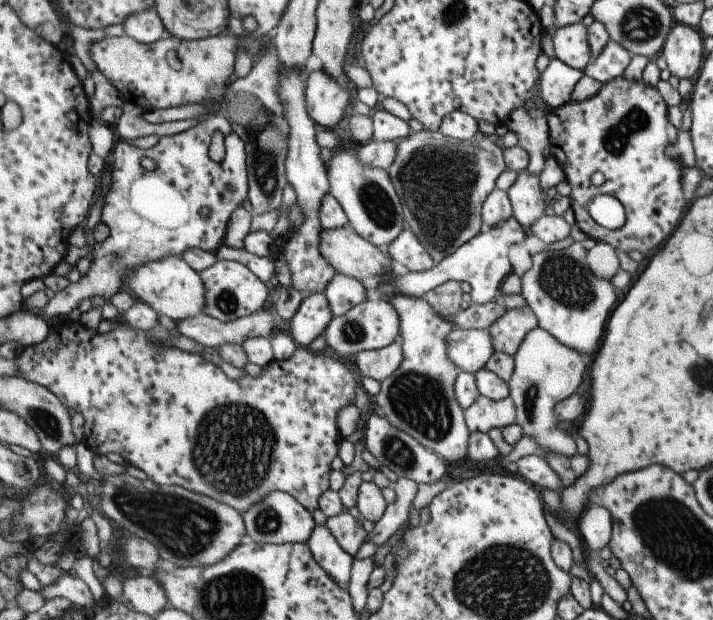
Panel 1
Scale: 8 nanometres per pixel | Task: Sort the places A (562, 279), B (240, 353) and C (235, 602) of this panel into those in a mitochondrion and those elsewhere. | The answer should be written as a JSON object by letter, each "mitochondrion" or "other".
{"A":"mitochondrion","B":"other","C":"mitochondrion"}

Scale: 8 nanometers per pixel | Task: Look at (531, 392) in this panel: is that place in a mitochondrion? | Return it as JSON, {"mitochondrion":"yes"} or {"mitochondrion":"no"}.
{"mitochondrion":"yes"}

